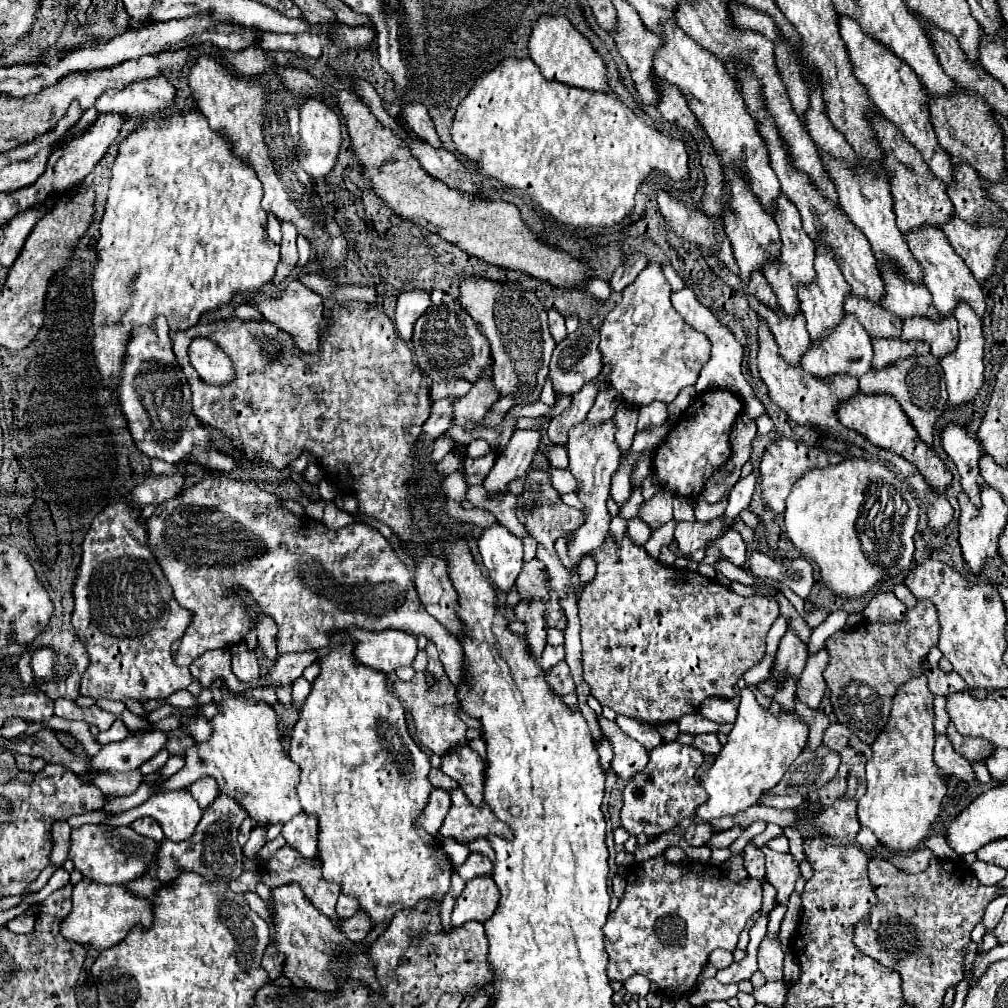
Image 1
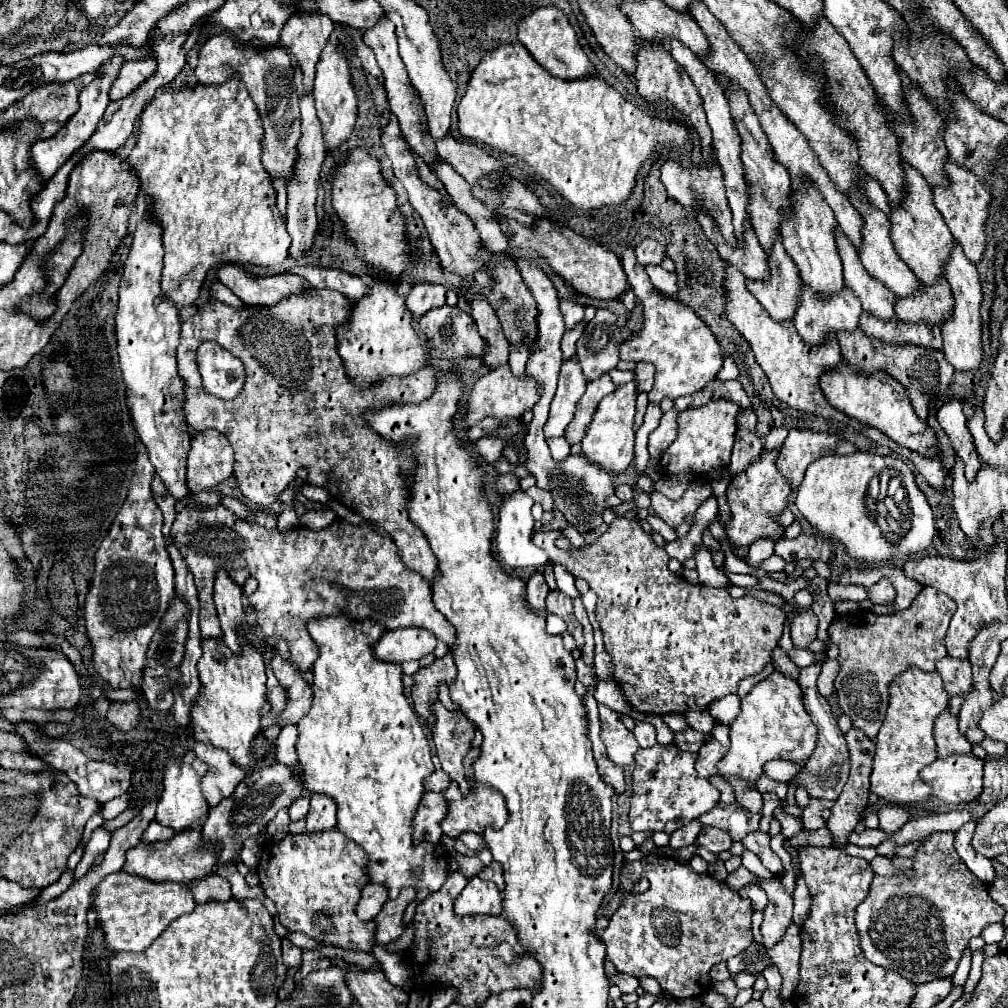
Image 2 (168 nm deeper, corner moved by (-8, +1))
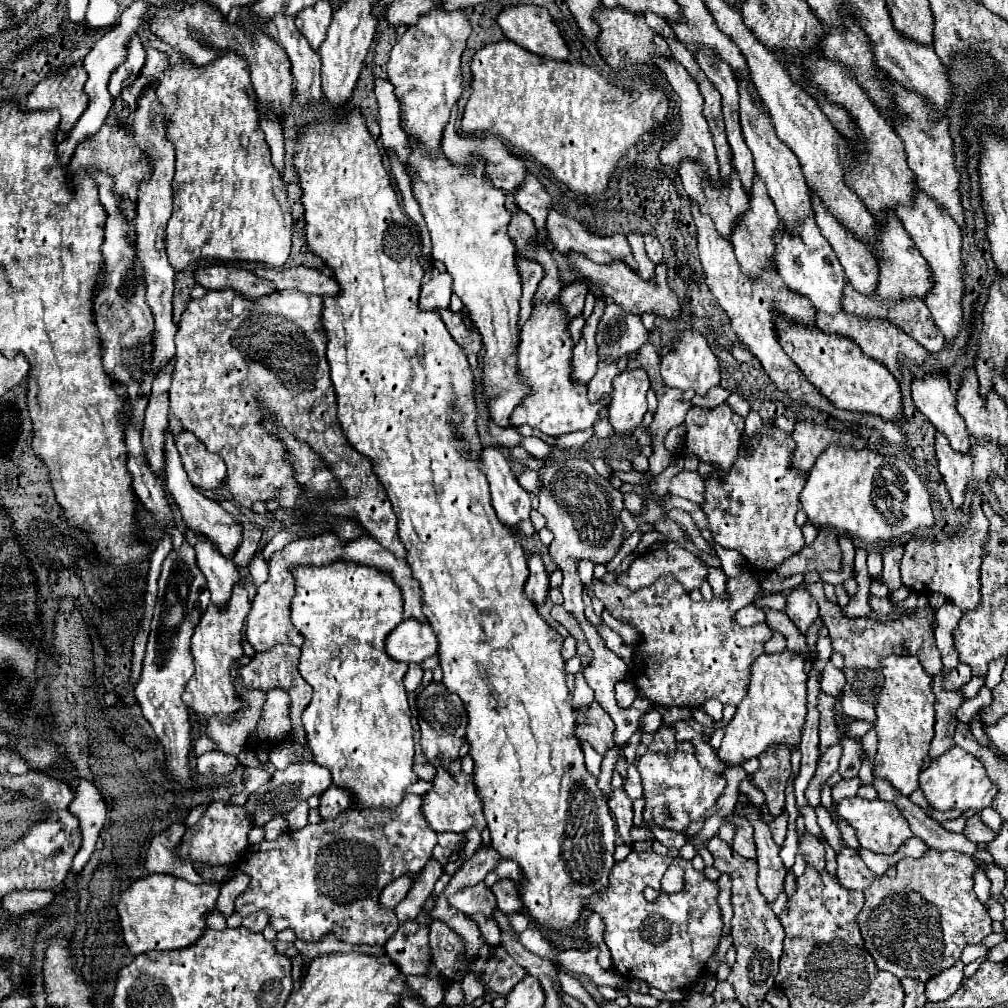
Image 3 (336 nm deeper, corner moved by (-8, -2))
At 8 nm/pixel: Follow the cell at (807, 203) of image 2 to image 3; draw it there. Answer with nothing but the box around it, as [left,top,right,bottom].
[735,74,811,230]

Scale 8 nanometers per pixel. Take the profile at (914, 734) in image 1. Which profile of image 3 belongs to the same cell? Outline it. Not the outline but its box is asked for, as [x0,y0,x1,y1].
[873,656,935,796]

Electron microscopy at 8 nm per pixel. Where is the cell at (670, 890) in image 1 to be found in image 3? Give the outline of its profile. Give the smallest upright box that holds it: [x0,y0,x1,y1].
[585,850,723,992]

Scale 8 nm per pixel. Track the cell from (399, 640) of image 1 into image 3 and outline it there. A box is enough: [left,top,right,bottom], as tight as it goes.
[385,618,437,664]

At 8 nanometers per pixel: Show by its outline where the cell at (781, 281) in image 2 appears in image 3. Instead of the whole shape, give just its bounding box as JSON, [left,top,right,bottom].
[731,174,781,278]

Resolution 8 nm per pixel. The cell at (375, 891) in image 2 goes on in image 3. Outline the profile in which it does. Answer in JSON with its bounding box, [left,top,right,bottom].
[381,876,411,908]

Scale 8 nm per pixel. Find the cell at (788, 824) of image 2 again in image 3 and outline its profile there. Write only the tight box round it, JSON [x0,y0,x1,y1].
[749,746,791,818]

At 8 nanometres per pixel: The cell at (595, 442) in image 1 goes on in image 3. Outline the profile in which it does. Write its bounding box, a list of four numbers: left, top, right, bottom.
[609,368,649,436]

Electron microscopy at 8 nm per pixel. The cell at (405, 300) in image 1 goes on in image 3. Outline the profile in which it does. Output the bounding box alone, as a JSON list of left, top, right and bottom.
[419,272,453,310]

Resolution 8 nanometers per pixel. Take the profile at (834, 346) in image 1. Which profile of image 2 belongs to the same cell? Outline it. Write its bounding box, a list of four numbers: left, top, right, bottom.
[795,287,863,347]

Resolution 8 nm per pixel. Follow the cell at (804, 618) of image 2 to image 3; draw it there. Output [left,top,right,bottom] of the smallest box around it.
[785,586,819,632]

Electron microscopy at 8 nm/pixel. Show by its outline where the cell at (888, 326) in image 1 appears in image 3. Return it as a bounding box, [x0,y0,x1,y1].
[811,190,877,296]

